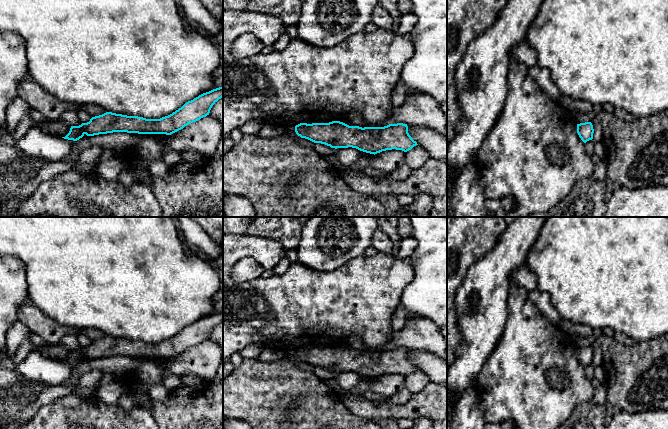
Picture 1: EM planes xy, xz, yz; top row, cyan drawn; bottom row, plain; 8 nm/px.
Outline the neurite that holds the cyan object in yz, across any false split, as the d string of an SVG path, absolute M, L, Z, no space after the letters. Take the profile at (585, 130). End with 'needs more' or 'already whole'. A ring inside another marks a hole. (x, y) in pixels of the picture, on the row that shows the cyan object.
M585 122L585 123L577 124L577 133L584 143L586 143L589 140L592 140L594 133L592 123Z | already whole

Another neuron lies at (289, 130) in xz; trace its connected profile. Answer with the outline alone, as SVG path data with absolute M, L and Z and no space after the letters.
M294 124L285 125L283 127L283 135L293 138L298 144L300 144L303 147L313 148L315 143L308 139L301 138L300 136L298 136L295 132L295 126L296 125Z

